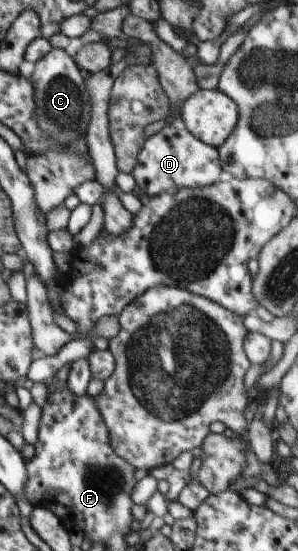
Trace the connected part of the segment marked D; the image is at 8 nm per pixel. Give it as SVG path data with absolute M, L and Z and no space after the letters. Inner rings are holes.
M175 121L158 133L148 137L139 151L132 175L137 189L145 190L142 196L155 199L169 190L203 189L214 184L221 175L221 159L217 148L211 147L191 135L183 123Z

